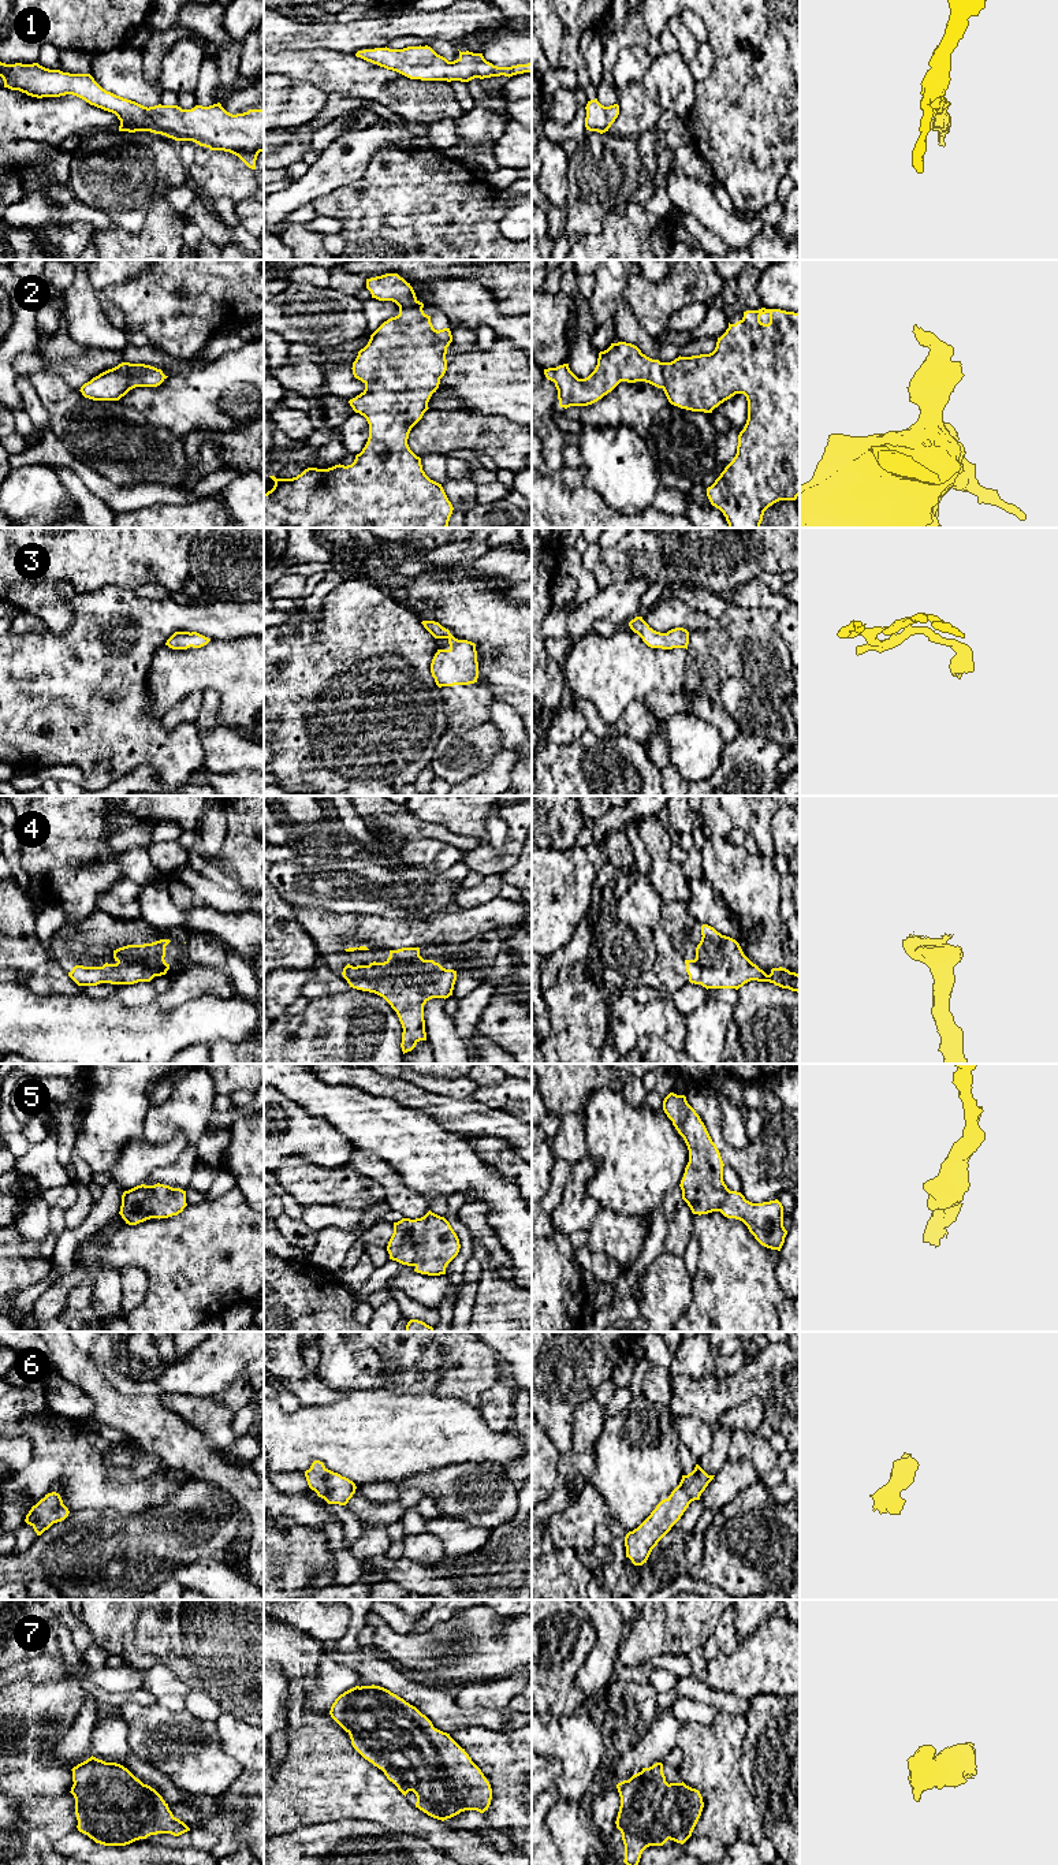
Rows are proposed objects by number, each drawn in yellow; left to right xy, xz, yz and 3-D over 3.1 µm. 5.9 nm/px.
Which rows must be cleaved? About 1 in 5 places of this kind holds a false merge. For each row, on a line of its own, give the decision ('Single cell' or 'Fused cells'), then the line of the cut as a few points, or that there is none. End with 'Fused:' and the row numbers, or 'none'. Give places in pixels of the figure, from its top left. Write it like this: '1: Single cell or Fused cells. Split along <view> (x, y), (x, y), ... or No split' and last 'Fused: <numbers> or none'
1: Single cell. No split
2: Single cell. No split
3: Single cell. No split
4: Single cell. No split
5: Single cell. No split
6: Single cell. No split
7: Single cell. No split
Fused: none

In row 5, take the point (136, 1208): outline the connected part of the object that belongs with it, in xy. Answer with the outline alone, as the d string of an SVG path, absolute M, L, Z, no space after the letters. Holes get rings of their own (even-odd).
M141 1184L123 1192L119 1214L126 1224L137 1225L150 1218L178 1216L186 1206L186 1191L180 1188Z

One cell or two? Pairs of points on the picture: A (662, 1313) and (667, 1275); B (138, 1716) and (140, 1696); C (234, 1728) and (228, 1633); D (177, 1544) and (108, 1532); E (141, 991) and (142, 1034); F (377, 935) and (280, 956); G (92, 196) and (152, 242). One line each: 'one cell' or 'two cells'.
A: one cell
B: two cells
C: two cells
D: one cell
E: two cells
F: two cells
G: two cells

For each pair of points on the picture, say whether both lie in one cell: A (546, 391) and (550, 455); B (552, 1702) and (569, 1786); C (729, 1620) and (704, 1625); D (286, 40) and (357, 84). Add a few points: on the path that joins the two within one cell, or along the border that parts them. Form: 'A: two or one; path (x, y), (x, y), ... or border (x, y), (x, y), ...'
A: one; path (546, 408), (546, 428), (550, 439)
B: two; border (546, 1715), (562, 1716)
C: two; border (722, 1614), (712, 1634)
D: two; border (278, 49), (331, 49), (334, 52)

